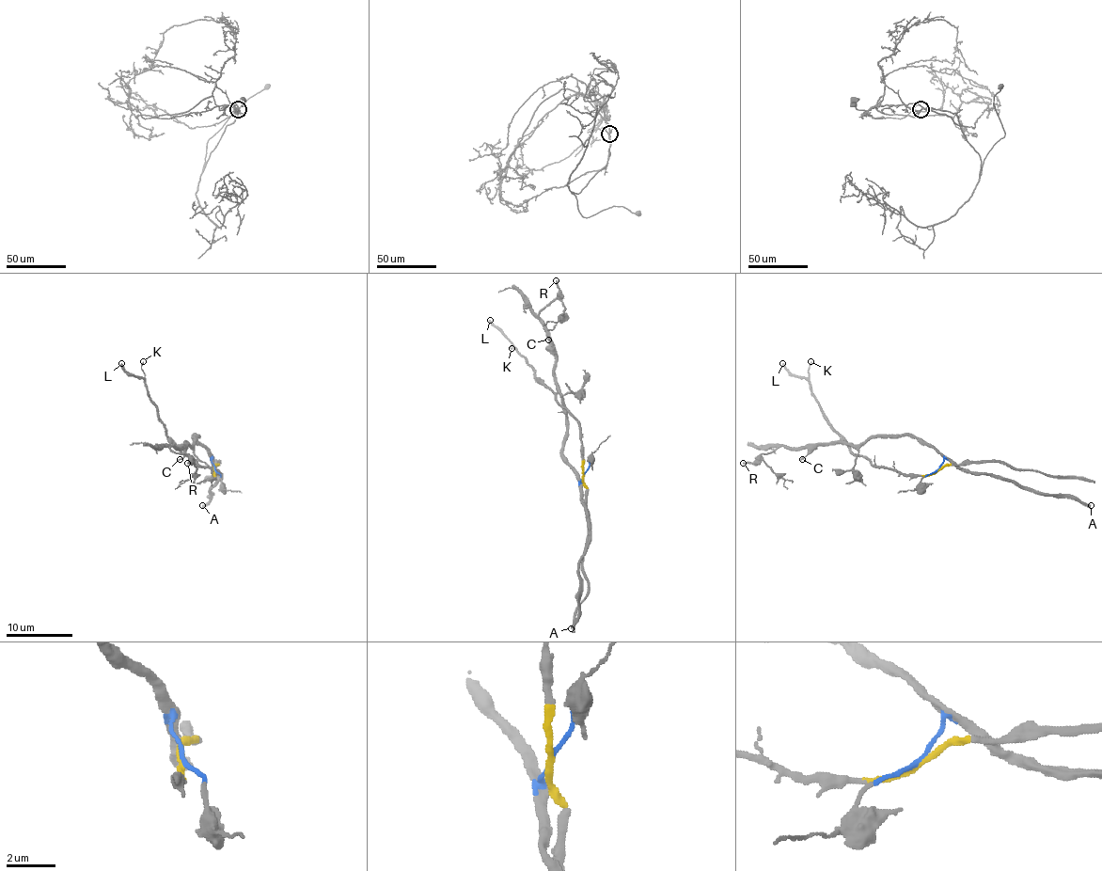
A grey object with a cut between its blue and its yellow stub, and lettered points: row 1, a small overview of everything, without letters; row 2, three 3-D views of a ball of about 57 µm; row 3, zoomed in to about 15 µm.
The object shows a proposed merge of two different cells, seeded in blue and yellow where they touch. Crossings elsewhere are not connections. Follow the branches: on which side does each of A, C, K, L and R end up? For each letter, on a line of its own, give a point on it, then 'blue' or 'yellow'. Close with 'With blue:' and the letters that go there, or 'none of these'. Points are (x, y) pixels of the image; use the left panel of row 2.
A: at (202, 505); blue
C: at (180, 459); blue
K: at (143, 361); yellow
L: at (121, 363); yellow
R: at (187, 463); blue
With blue: A, C, R

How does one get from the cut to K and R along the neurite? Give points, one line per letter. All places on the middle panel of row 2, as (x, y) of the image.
K: (584, 474), (582, 439), (577, 419), (536, 377), (516, 349), (511, 345), (511, 349)
R: (584, 474), (580, 481), (562, 453), (565, 405), (554, 373), (554, 347), (539, 314), (558, 295), (556, 281)

